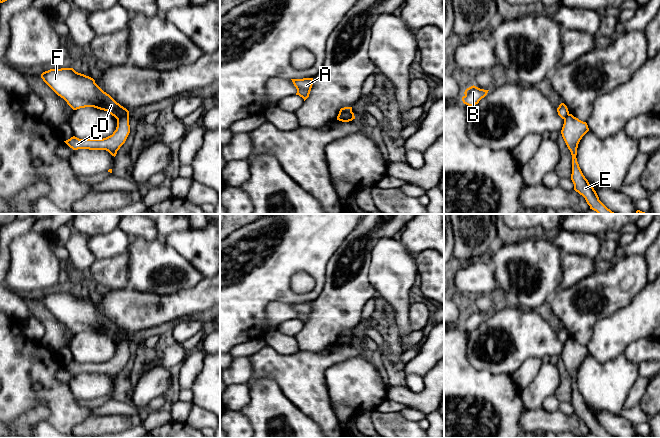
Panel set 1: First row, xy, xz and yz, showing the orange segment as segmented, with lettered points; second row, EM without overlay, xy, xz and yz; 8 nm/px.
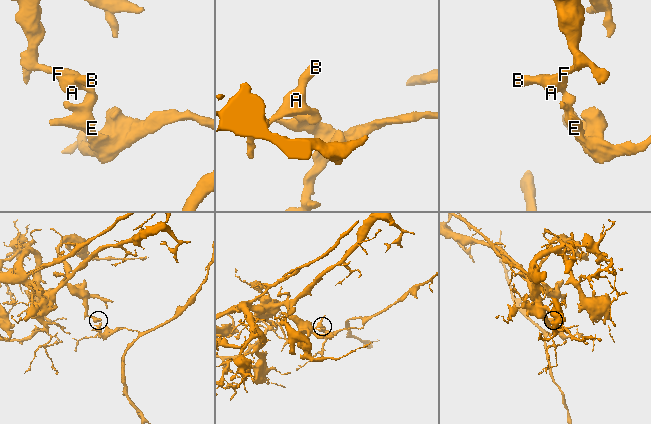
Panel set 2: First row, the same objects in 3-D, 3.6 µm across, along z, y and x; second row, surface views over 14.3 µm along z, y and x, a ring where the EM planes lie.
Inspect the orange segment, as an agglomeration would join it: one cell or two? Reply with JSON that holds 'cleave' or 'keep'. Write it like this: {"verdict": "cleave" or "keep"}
{"verdict": "cleave"}

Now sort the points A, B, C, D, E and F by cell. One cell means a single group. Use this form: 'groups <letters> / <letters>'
groups A B D F / C E

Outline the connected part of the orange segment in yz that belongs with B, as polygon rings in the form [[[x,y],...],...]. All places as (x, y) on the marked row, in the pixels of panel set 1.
[[[473,85],[465,90],[462,101],[464,104],[472,107],[478,104],[479,101],[487,95],[488,91],[489,90],[480,89]]]

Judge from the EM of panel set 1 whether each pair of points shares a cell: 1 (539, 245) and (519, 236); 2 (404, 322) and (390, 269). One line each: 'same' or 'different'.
1: different
2: same

